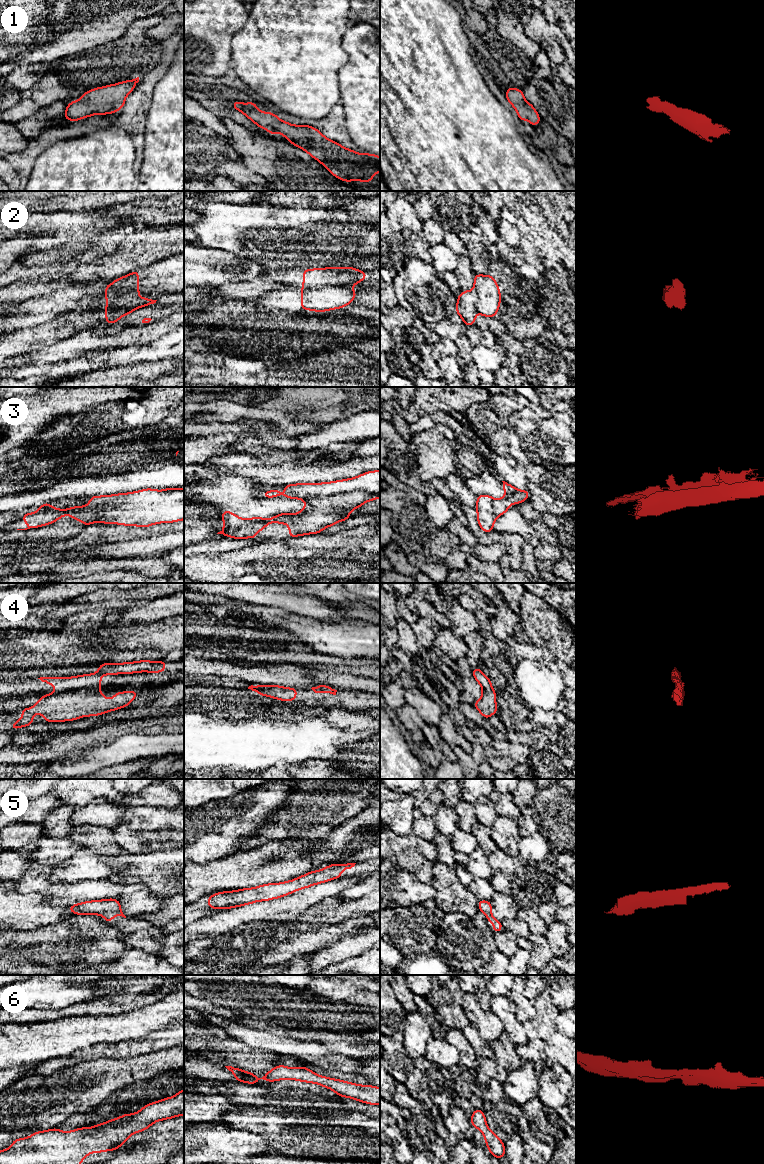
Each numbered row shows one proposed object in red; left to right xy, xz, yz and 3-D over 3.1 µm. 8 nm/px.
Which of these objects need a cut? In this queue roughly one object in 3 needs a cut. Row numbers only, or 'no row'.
2

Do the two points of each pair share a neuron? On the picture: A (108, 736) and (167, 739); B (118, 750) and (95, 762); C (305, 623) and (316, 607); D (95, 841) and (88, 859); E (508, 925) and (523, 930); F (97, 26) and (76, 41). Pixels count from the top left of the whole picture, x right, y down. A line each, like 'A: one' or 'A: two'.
A: two
B: one
C: two
D: two
E: one
F: one

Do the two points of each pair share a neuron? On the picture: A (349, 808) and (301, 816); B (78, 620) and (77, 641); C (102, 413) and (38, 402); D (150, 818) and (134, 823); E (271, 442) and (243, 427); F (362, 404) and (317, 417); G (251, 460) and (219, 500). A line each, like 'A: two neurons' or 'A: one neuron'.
A: one neuron
B: one neuron
C: two neurons
D: one neuron
E: one neuron
F: one neuron
G: two neurons

